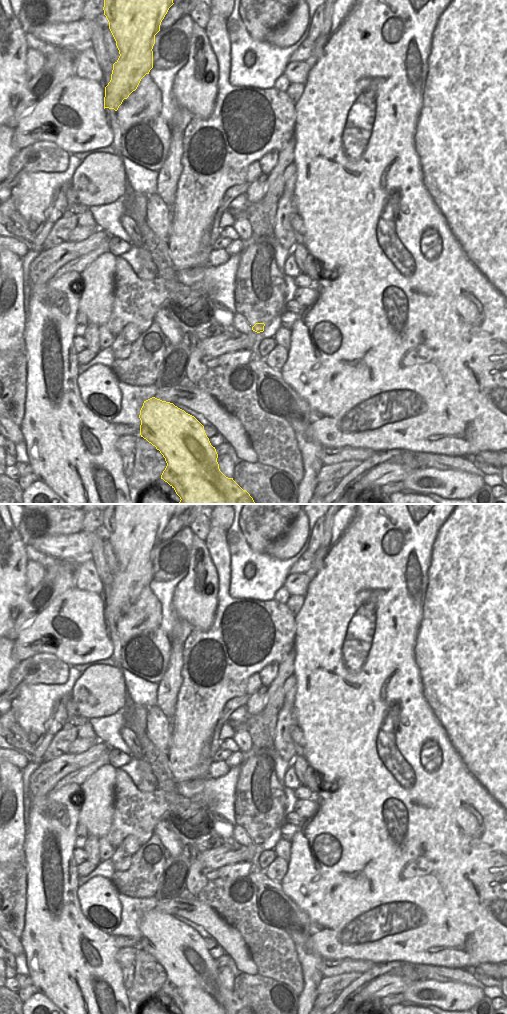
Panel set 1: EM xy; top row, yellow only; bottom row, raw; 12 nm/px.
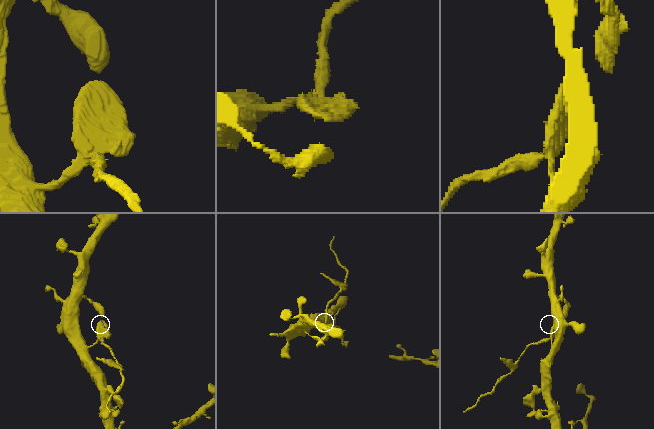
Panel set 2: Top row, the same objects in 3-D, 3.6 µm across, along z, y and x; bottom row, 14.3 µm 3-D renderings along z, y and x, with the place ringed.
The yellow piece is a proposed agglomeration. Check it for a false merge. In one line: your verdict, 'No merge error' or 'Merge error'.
Merge error.

